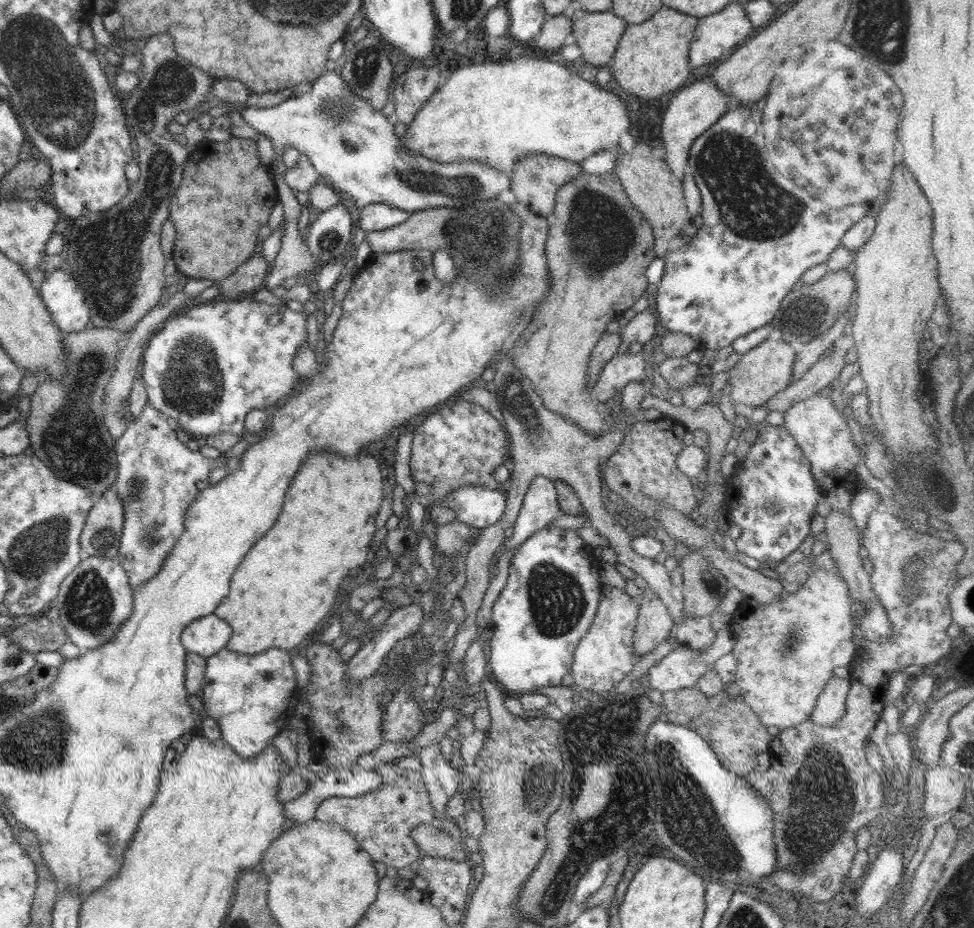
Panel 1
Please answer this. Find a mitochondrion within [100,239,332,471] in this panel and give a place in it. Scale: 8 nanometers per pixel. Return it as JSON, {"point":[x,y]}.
{"point":[194,377]}

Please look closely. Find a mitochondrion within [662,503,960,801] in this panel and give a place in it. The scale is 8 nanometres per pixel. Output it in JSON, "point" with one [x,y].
{"point":[797,634]}

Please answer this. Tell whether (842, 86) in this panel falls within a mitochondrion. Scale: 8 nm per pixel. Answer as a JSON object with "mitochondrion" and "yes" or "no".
{"mitochondrion":"no"}

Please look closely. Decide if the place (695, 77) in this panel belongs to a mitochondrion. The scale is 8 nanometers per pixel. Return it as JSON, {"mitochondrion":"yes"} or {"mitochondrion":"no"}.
{"mitochondrion":"no"}

